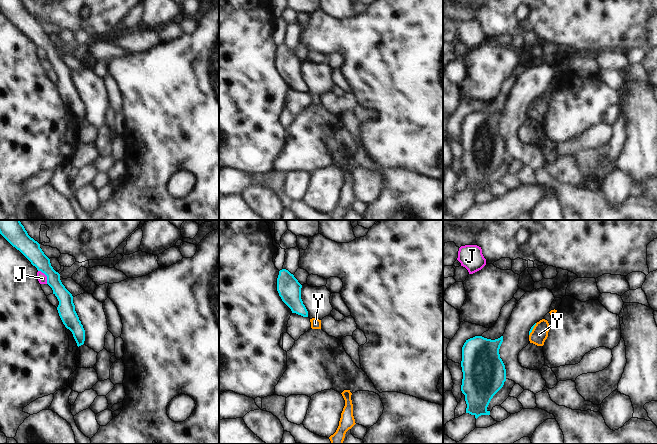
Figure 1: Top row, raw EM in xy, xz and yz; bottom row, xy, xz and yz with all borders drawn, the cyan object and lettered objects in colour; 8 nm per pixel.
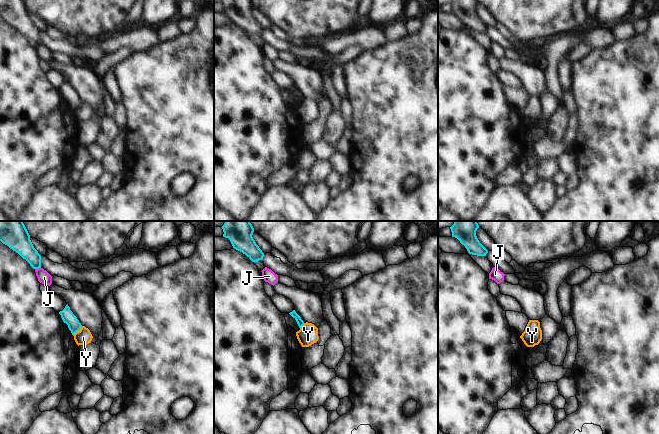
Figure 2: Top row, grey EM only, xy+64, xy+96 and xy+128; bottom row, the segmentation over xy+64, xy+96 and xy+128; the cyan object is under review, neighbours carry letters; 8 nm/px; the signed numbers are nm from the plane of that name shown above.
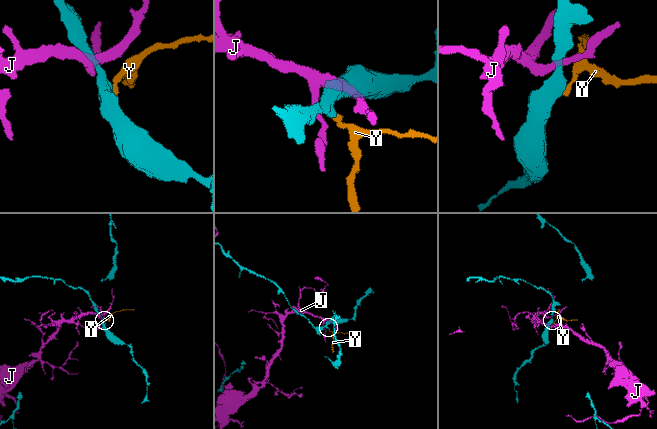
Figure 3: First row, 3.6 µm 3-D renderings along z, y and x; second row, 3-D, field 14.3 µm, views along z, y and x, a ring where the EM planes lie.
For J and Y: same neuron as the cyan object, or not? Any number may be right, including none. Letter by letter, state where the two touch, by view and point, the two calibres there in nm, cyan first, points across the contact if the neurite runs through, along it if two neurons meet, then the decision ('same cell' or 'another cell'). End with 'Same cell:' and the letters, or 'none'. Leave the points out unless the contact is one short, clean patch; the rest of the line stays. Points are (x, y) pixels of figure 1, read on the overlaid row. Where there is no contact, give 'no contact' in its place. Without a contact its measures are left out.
J: contact xy (46, 275); calibres 150 and 80 nm; border xy (38, 270), (46, 276), (47, 283); another cell
Y: contact yz (532, 329); calibres 20 and 140 nm; border yz (536, 323), (529, 335); another cell
Same cell: none

